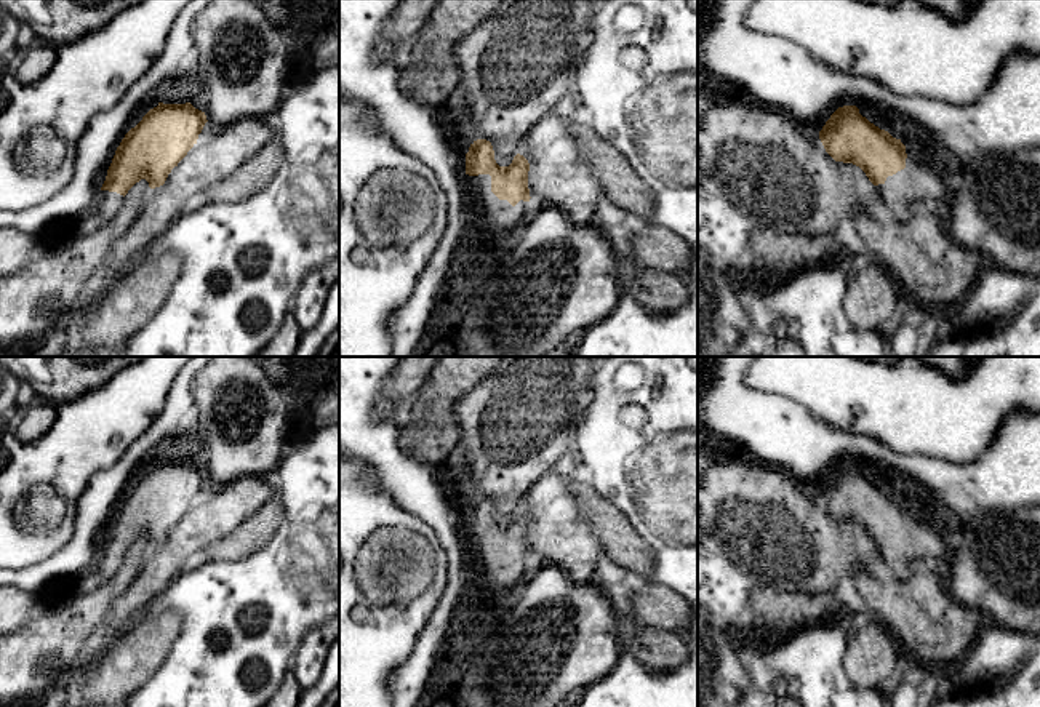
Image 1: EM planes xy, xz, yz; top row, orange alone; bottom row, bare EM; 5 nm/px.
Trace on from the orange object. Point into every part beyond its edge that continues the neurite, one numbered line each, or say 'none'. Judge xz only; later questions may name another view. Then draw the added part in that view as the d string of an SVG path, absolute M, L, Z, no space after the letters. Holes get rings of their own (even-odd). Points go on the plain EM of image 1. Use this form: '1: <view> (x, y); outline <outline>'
1: xz (503, 575); outline M490 533L472 536L478 547L478 560L483 563L488 574L490 592L493 595L491 605L498 605L510 587L517 585L525 576L528 576L528 560L520 558L512 565L507 558L499 558L491 550Z

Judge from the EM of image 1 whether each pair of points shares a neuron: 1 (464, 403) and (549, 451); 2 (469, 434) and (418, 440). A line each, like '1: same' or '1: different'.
1: same
2: different

